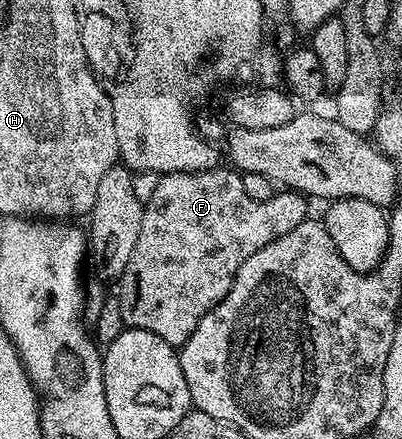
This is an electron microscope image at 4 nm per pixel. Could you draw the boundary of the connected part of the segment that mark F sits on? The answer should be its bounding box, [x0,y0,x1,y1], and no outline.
[118,169,310,348]

